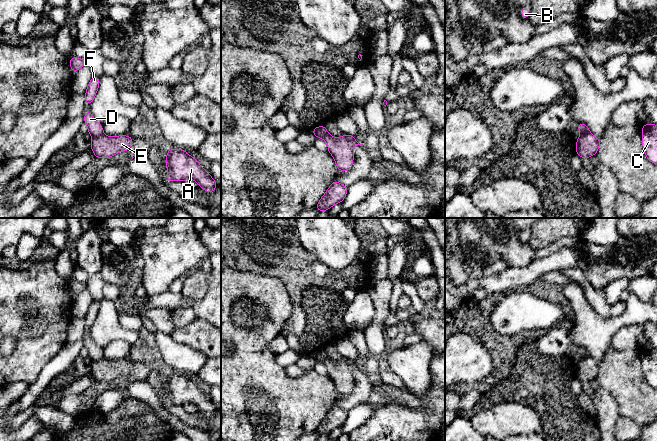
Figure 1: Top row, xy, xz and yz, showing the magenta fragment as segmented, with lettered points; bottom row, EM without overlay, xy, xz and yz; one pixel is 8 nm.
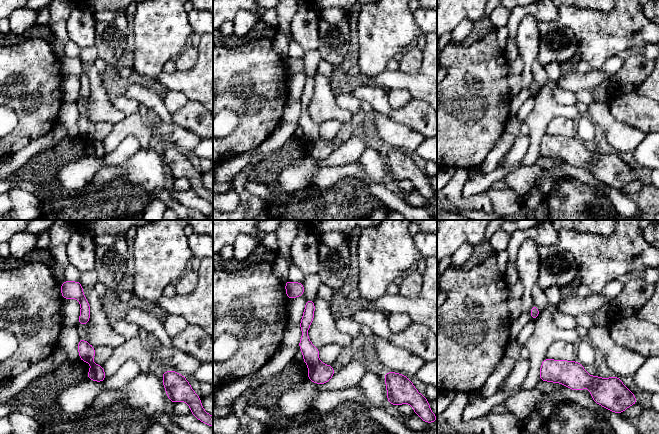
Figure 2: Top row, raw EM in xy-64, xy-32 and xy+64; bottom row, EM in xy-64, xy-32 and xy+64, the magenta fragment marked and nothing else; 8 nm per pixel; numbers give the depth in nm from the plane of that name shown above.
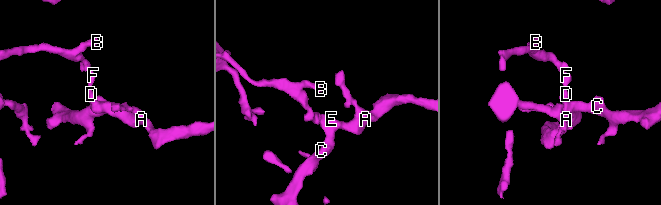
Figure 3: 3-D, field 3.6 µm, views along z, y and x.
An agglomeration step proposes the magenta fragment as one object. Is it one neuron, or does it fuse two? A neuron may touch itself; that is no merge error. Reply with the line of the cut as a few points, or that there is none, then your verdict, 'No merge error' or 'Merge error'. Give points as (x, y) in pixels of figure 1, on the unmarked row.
Split along xy (102, 357), (93, 362). Merge error

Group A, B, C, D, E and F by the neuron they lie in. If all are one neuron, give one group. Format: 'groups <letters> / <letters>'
groups A C E / B D F

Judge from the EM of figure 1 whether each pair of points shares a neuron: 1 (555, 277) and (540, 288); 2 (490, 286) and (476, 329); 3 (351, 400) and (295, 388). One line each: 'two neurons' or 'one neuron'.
1: two neurons
2: two neurons
3: two neurons

